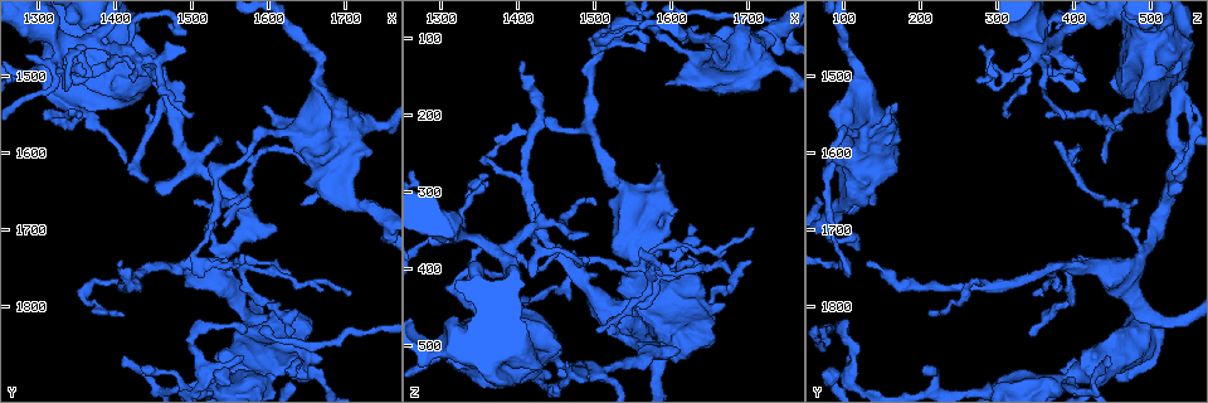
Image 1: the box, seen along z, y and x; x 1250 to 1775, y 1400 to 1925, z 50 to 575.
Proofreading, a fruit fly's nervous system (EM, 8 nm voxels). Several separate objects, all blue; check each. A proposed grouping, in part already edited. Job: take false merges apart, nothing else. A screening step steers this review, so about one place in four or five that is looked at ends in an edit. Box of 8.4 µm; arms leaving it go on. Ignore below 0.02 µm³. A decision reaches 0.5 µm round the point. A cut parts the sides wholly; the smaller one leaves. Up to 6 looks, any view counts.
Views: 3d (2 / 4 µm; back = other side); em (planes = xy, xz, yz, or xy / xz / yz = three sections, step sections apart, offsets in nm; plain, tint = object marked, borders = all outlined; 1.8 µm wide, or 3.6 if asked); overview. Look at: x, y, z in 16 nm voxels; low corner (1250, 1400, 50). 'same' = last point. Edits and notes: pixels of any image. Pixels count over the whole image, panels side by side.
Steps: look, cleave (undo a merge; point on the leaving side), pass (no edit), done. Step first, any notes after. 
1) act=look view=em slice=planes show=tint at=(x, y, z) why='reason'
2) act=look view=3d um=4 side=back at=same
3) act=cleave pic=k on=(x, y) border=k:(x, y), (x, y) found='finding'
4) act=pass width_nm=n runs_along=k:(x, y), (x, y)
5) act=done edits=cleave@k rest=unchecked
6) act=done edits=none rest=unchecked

act=look view=3d um=2 side=back at=(1505, 1615, 535) why='four-way junction'

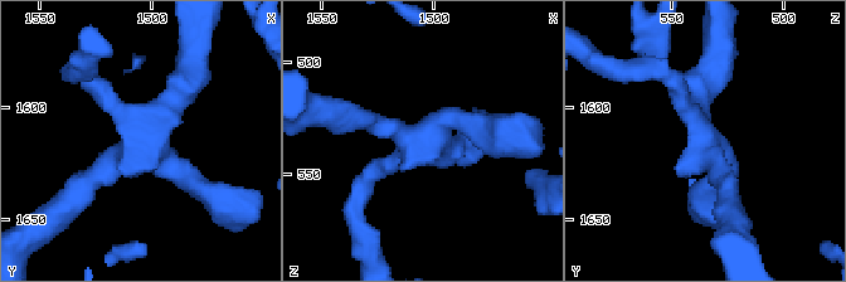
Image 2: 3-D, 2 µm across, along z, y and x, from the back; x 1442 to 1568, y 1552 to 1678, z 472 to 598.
act=look view=em slice=planes show=tint at=(1503, 1614, 536) arms=4

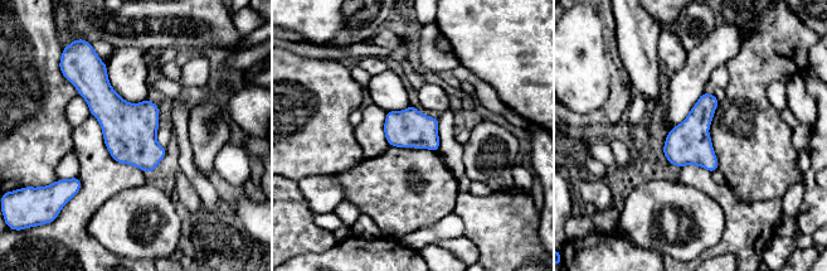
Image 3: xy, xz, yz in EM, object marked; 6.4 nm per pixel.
act=pass found='continuous, no second neuron'

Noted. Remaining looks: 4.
act=look view=em slice=planes show=tint at=(1565, 1880, 425) why='sudden change in width'

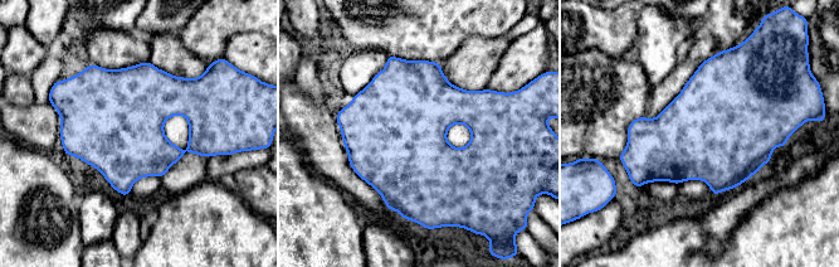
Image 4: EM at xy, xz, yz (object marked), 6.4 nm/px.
act=pass found='continuous, no second neuron'

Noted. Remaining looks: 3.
act=look view=em slice=planes show=plain at=(1565, 1745, 390) why='abrupt turn'

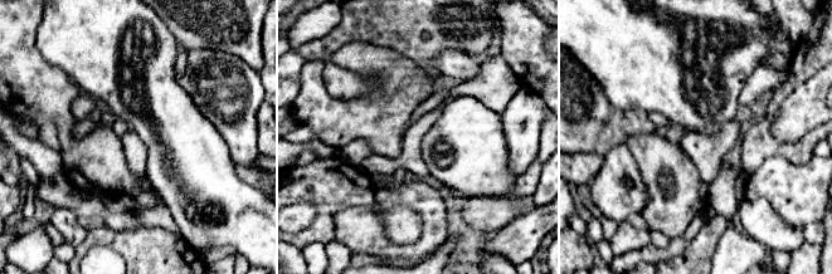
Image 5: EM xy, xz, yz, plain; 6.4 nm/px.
act=look view=em slice=planes show=borders at=same why='see the neighbours'

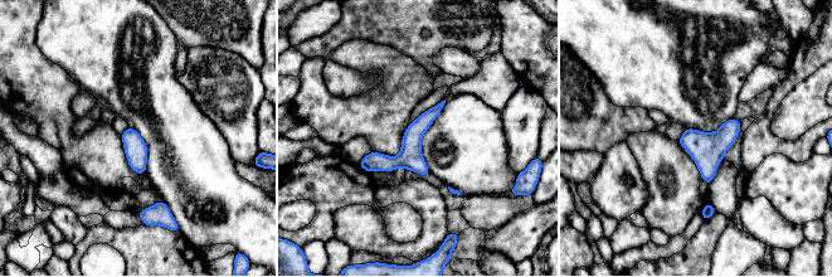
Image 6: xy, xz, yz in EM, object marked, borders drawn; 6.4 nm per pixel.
act=pass found='one neuron here'

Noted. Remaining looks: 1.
act=done edits=none rest=unchecked

